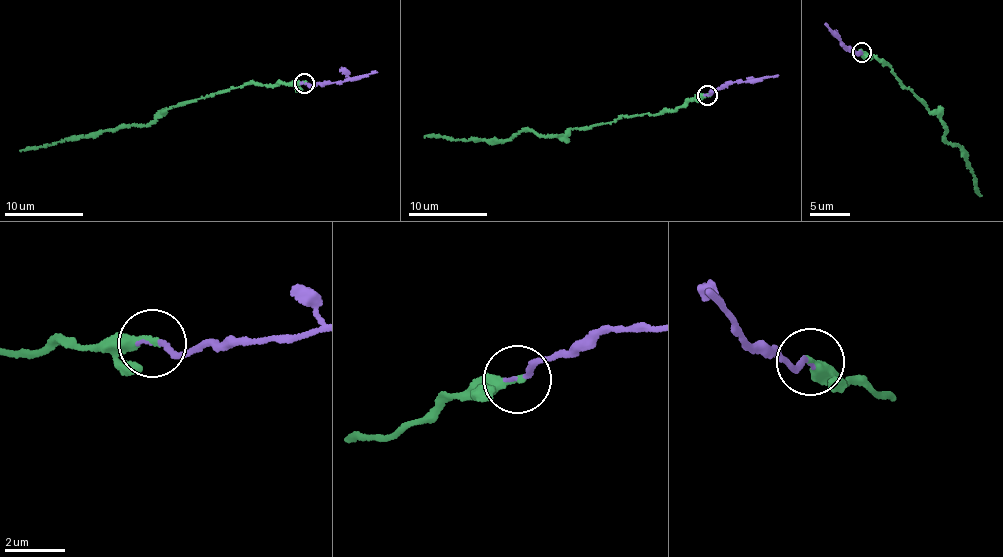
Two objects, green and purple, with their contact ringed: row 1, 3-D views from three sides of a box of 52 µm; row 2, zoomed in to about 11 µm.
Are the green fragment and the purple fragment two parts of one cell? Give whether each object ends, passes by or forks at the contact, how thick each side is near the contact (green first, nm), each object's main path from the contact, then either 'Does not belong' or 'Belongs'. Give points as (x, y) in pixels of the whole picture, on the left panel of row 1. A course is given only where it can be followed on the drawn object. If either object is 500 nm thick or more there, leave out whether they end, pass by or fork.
At the ring green ends. At the ring purple ends. Thickness 280 nm (green) against 150 nm. Course of green: (305, 84), (266, 86), (253, 83), (179, 103), (146, 126), (125, 125), (21, 151). Course of purple: (305, 84), (331, 83), (377, 72). Belongs

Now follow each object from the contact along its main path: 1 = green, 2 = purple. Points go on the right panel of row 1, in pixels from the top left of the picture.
1: (862, 52), (885, 61), (900, 84), (923, 101), (945, 129), (944, 138), (965, 153), (981, 195)
2: (862, 52), (844, 47), (825, 24)

